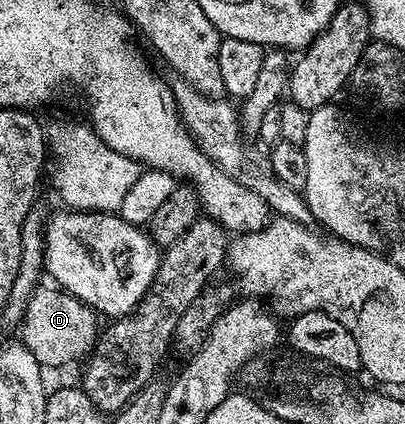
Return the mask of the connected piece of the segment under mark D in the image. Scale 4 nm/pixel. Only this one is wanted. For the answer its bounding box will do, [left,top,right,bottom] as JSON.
[18,286,98,370]

